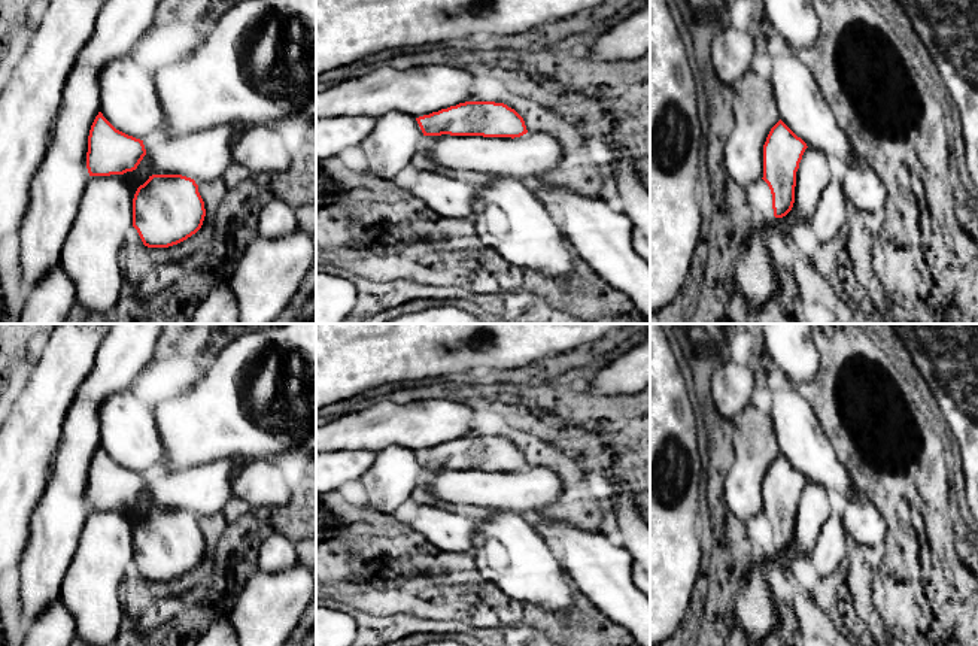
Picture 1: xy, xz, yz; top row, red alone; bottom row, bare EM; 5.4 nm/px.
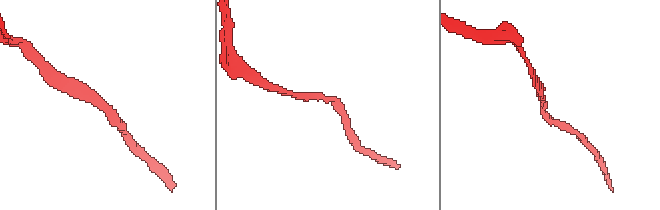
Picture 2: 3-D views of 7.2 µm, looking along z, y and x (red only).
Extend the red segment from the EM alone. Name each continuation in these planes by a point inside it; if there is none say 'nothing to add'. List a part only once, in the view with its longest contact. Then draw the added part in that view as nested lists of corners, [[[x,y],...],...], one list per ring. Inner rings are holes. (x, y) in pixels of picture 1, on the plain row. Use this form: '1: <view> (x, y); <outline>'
nothing to add

